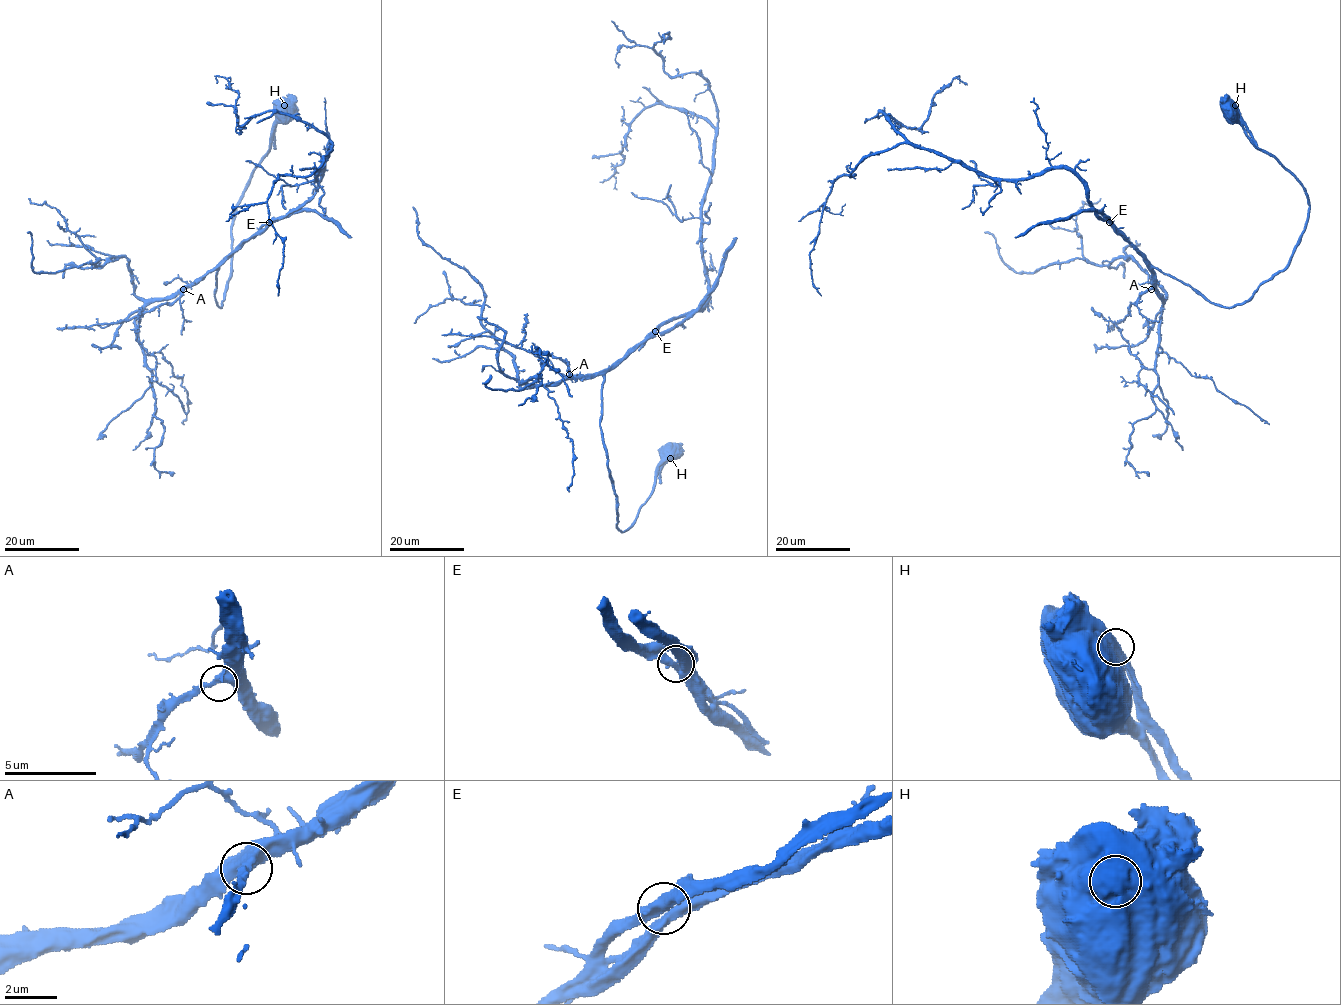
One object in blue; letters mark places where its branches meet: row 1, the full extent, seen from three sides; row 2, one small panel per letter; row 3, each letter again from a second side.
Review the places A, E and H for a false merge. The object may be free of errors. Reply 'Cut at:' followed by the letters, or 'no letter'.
Cut at: H

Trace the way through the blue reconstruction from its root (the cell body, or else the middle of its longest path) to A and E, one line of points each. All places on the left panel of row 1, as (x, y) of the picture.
A: (283, 111), (270, 148), (237, 206), (231, 276), (223, 304), (214, 298), (218, 268), (183, 289)
E: (283, 111), (270, 148), (237, 206), (231, 276), (220, 307), (214, 298), (218, 267), (269, 222)

